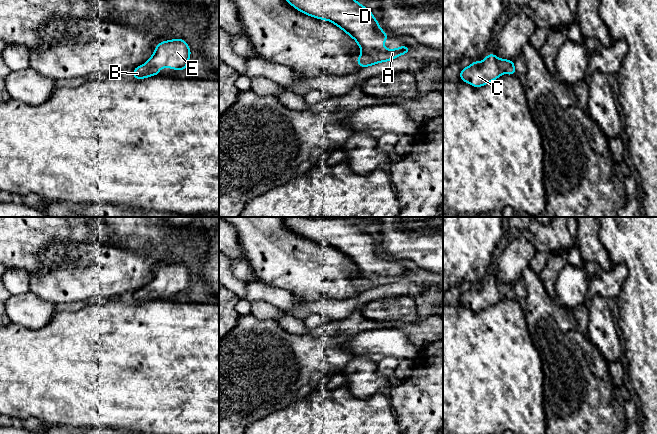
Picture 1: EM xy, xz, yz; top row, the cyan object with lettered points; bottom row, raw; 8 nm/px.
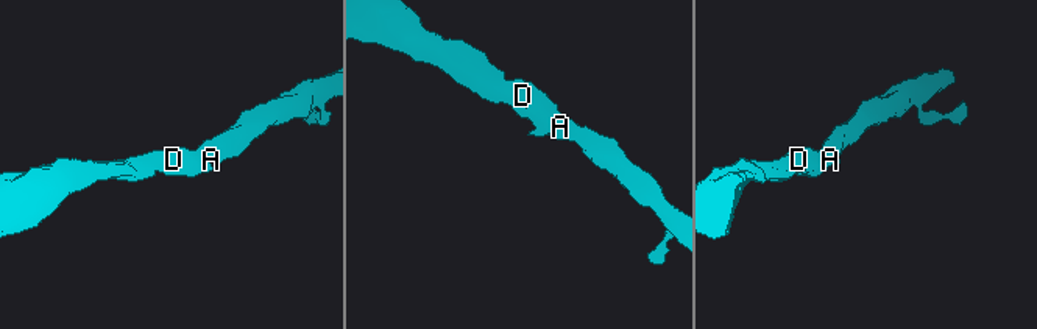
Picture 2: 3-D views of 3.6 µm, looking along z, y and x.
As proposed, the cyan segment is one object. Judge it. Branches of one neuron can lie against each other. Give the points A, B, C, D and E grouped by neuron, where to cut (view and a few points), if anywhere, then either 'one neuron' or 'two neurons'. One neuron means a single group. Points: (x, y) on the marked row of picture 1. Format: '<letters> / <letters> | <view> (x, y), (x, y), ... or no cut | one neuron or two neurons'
A B C D E | no cut | one neuron

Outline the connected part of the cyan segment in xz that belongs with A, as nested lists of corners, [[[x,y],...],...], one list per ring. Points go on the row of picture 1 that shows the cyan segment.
[[[286,0],[286,2],[308,16],[334,23],[352,37],[362,51],[356,62],[363,68],[411,52],[405,45],[396,49],[385,49],[384,43],[389,35],[380,28],[371,10],[356,0]]]

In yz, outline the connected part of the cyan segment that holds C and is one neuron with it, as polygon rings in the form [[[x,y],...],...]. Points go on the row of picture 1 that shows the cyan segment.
[[[487,54],[481,61],[474,61],[468,67],[460,70],[460,80],[472,85],[482,87],[503,73],[514,75],[516,72],[513,60],[500,59],[495,54]]]

